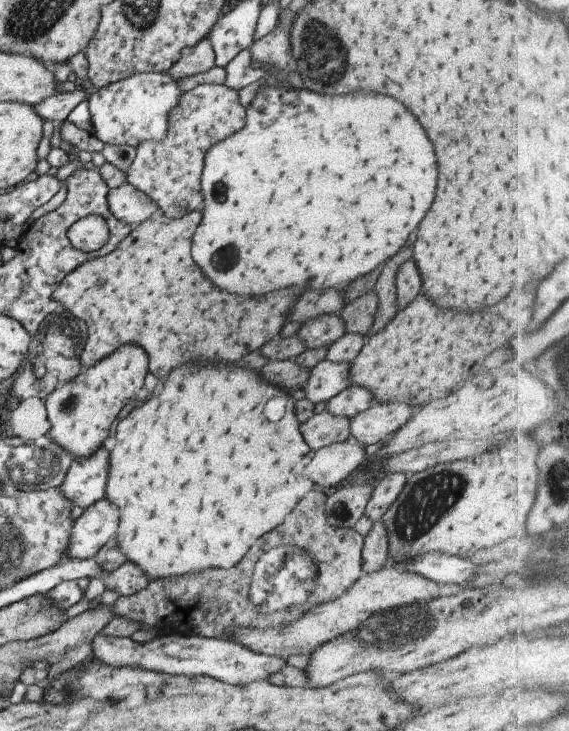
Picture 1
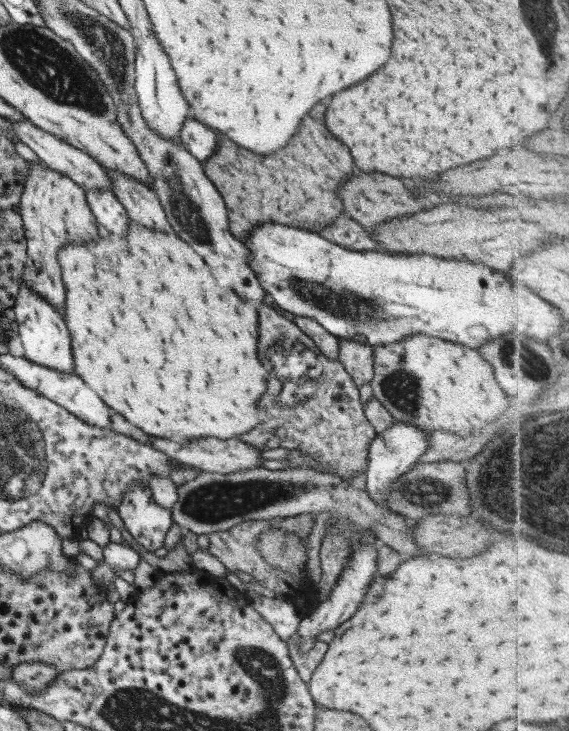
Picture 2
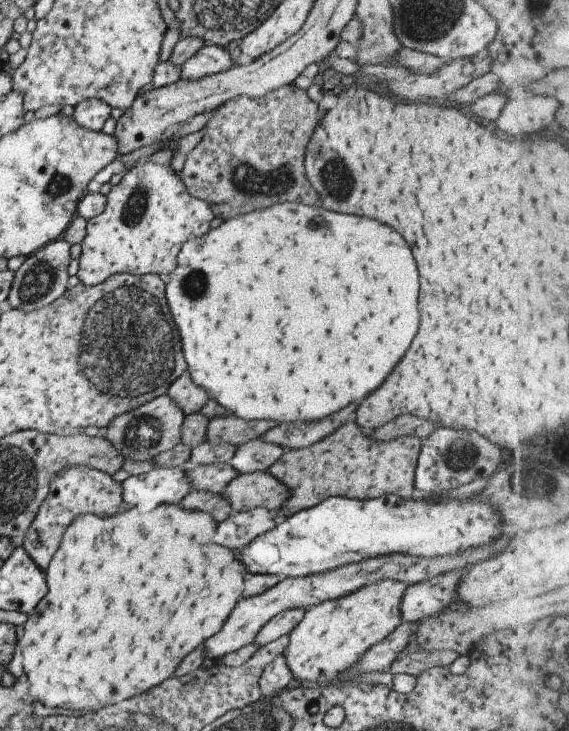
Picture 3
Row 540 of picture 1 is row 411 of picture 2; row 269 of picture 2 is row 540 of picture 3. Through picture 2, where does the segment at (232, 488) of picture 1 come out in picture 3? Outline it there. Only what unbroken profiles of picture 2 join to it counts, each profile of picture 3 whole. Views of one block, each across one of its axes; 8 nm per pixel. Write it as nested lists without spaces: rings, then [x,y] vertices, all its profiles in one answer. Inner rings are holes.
[[[167,504],[157,506],[151,512],[145,512],[143,516],[137,516],[133,508],[124,508],[113,514],[111,518],[97,518],[95,514],[79,514],[73,522],[67,526],[59,541],[55,554],[51,557],[45,572],[47,582],[47,594],[37,602],[37,606],[27,614],[27,620],[23,623],[23,634],[17,641],[22,654],[22,672],[29,681],[30,688],[34,691],[34,697],[45,708],[59,708],[59,710],[71,710],[71,712],[85,712],[85,710],[99,710],[103,706],[111,706],[123,702],[125,698],[137,696],[141,692],[147,692],[149,688],[161,684],[165,678],[169,678],[175,672],[175,666],[181,662],[183,656],[187,656],[193,648],[201,646],[203,640],[217,634],[217,630],[223,626],[225,616],[233,610],[235,602],[241,599],[243,592],[243,578],[241,578],[241,564],[233,558],[231,550],[221,548],[217,544],[211,544],[213,530],[217,522],[207,512],[197,510],[183,510],[179,504]]]

